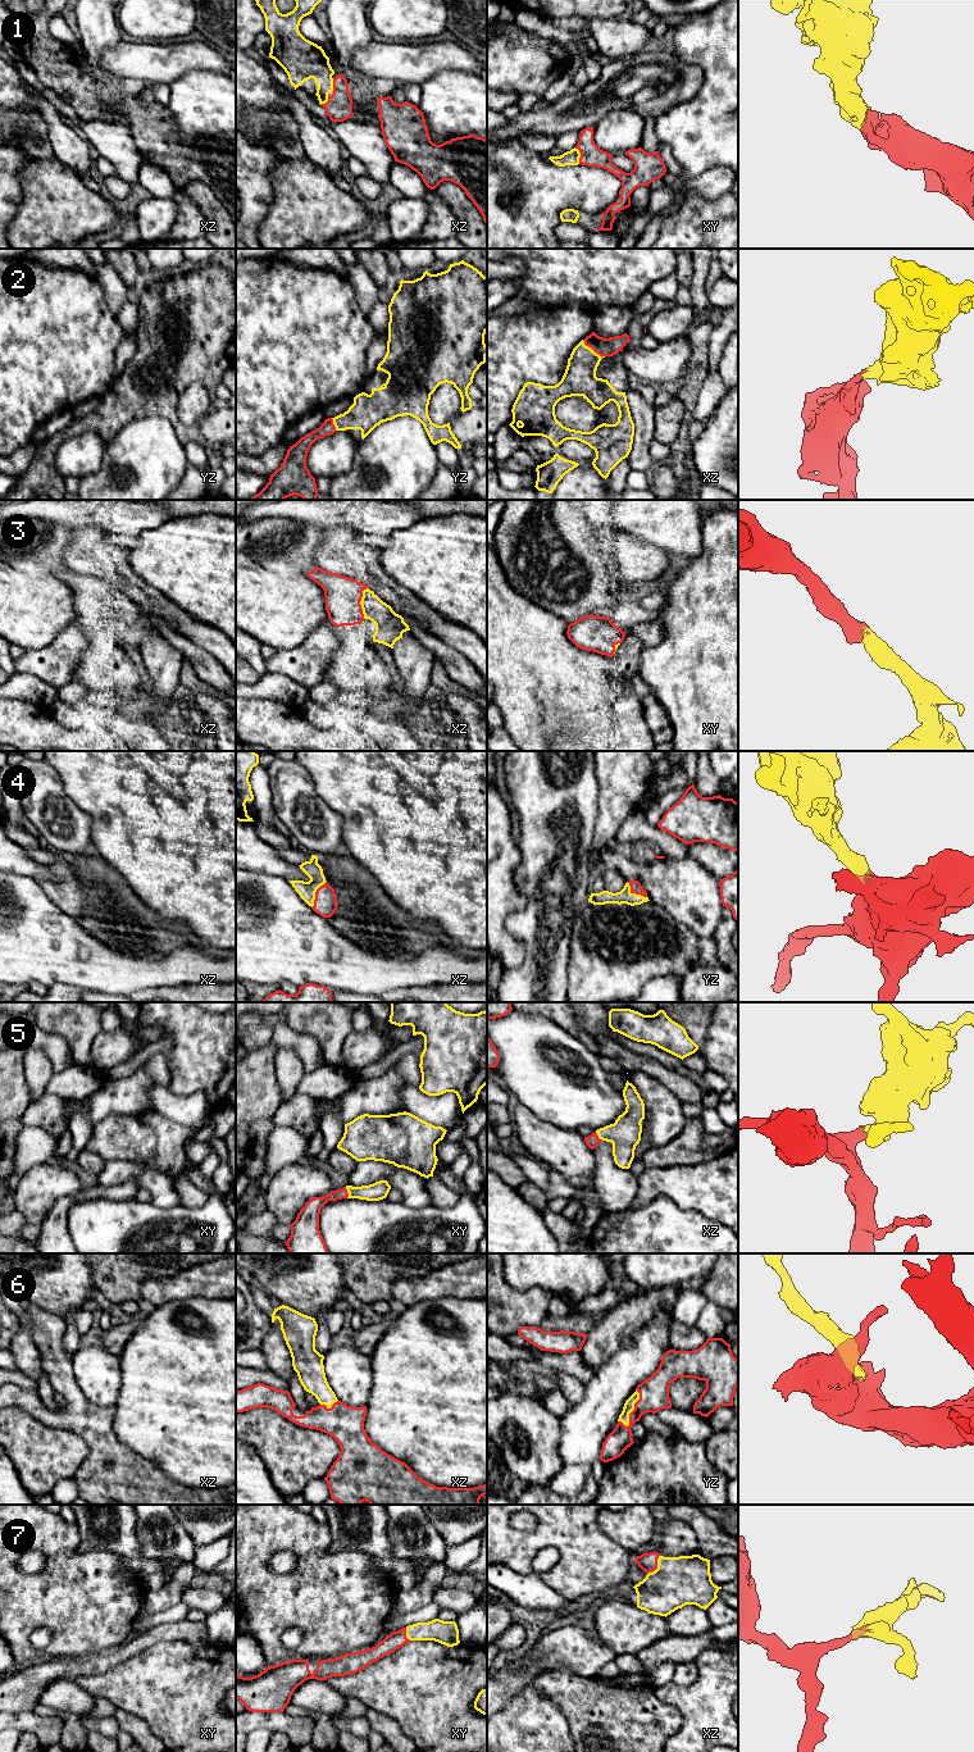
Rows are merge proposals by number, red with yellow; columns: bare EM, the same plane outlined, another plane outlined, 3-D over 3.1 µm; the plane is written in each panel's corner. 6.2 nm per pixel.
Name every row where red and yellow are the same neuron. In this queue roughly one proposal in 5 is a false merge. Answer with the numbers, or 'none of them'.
1, 2, 3, 4, 5, 6, 7

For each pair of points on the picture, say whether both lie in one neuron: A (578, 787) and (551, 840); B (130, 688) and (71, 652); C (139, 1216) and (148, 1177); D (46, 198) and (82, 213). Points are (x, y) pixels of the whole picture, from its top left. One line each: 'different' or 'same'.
A: same
B: different
C: different
D: same

